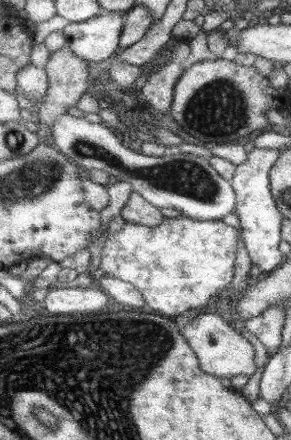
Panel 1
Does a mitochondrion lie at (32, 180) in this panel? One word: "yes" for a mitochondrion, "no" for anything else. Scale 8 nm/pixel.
yes

